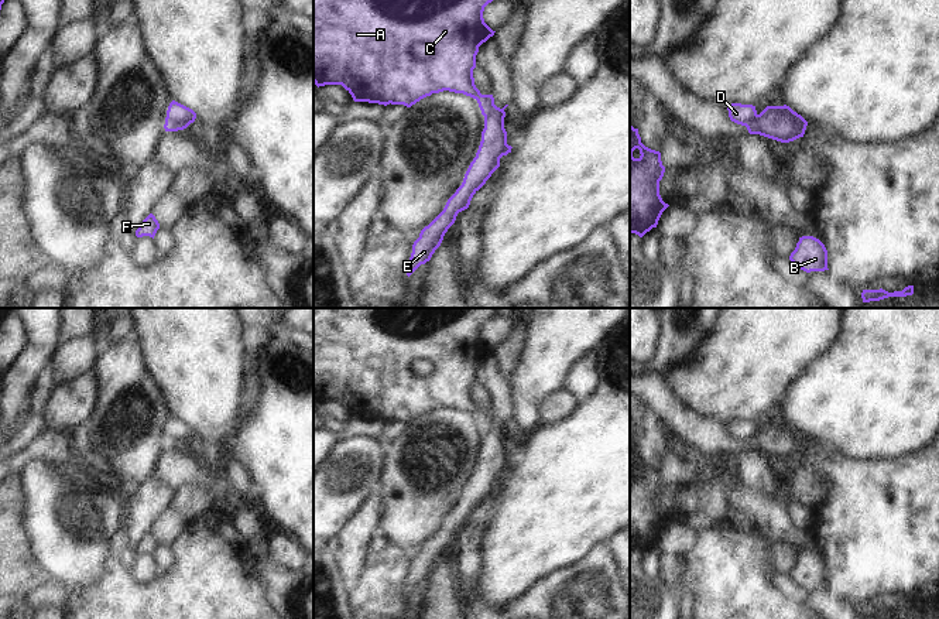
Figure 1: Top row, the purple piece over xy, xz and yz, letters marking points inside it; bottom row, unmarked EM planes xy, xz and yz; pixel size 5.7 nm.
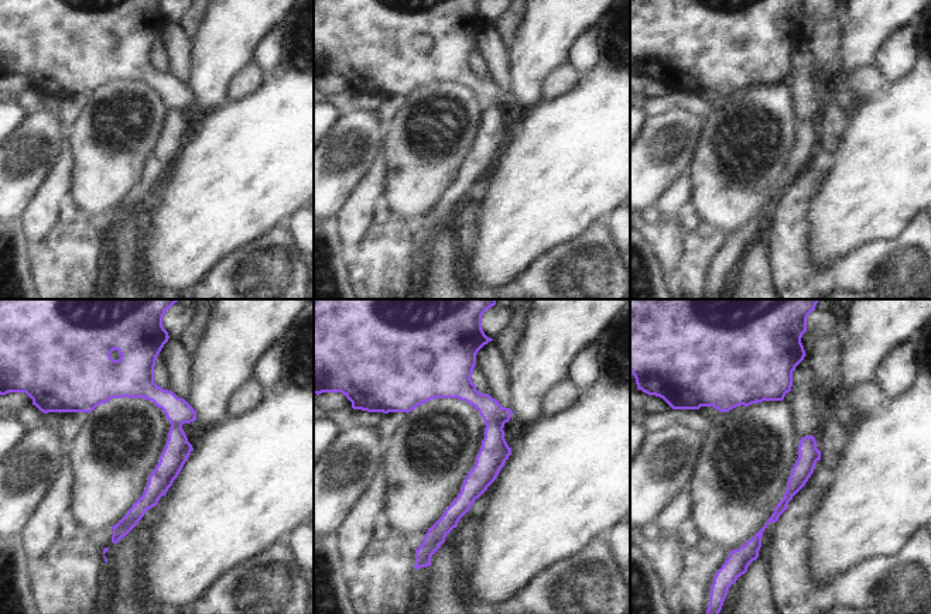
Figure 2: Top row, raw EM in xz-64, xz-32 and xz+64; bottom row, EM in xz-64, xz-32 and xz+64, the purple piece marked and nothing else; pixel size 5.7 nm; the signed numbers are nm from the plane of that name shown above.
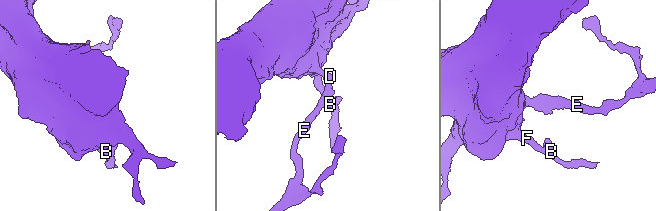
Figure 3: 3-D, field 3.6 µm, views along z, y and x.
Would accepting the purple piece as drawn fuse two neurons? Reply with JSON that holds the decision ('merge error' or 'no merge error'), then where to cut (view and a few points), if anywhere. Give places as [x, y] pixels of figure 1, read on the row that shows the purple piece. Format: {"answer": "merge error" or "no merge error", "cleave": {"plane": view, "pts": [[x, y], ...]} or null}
{"answer": "merge error", "cleave": {"plane": "xz", "pts": [[499, 108], [485, 119]]}}

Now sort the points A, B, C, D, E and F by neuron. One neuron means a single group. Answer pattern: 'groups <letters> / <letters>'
groups A B C D F / E

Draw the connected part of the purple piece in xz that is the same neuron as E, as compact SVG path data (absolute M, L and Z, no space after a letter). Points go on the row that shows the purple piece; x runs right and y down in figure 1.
M497 109L490 117L484 119L479 150L465 174L462 185L448 199L443 211L421 230L419 237L412 244L412 253L407 264L408 277L421 264L431 260L445 233L455 223L457 213L469 208L473 195L500 167L500 158L511 153L513 147L507 144L504 117L504 109Z

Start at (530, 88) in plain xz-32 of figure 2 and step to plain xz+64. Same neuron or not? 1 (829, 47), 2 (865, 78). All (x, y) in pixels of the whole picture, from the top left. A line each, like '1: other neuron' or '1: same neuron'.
1: other neuron
2: other neuron

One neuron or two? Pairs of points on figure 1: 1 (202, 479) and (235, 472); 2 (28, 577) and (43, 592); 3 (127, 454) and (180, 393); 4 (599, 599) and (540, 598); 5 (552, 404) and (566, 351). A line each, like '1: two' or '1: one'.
1: two
2: two
3: two
4: one
5: two

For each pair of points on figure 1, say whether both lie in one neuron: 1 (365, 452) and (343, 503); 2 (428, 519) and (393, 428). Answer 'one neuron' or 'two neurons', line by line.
1: one neuron
2: two neurons

